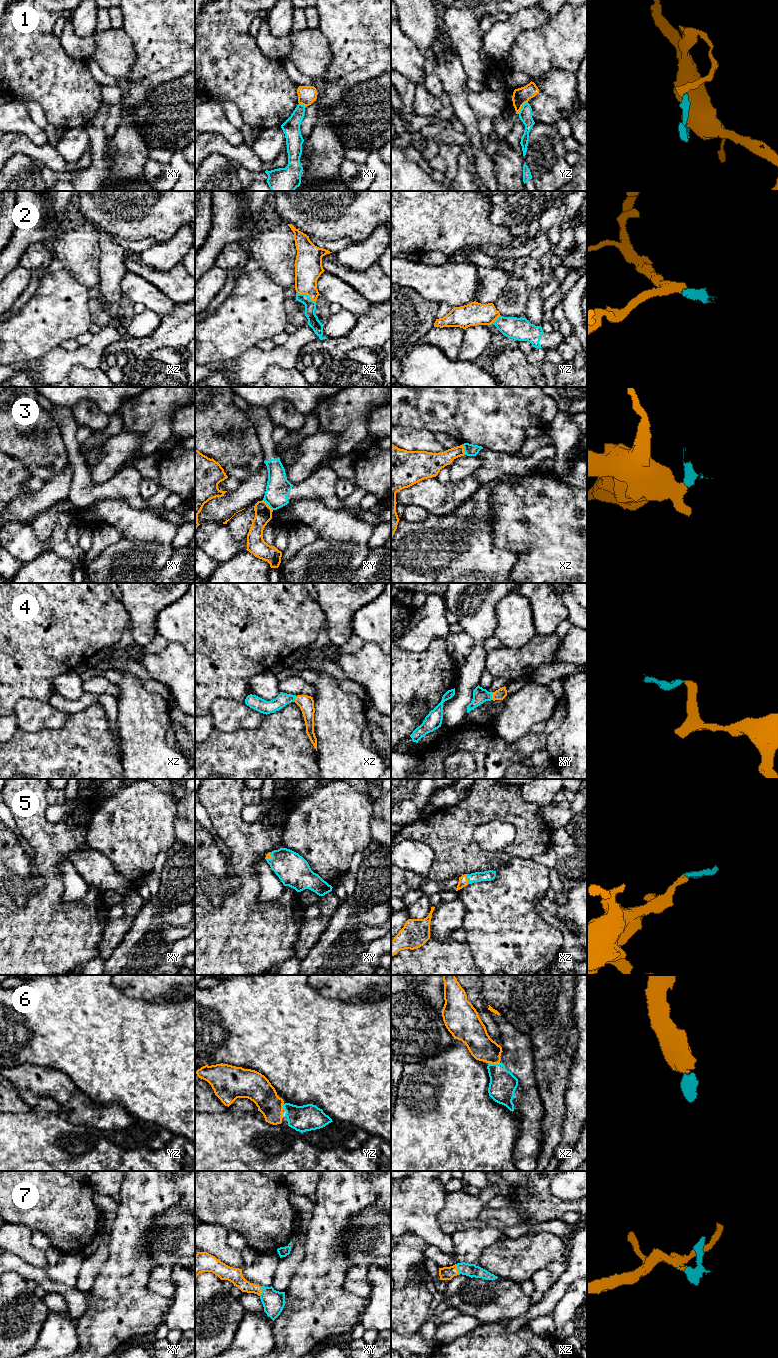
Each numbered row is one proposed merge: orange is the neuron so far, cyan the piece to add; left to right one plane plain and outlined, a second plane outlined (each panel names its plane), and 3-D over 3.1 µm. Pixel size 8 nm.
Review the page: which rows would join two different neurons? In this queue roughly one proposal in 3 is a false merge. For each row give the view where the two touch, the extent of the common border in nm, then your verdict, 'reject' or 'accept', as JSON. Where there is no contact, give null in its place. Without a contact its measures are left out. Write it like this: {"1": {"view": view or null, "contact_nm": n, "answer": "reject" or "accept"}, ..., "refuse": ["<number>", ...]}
{"1": {"view": "yz", "contact_nm": 120, "answer": "reject"}, "2": {"view": "xz", "contact_nm": 170, "answer": "accept"}, "3": {"view": "xy", "contact_nm": 120, "answer": "reject"}, "4": {"view": "xy", "contact_nm": 70, "answer": "accept"}, "5": {"view": "xz", "contact_nm": 80, "answer": "accept"}, "6": {"view": "xz", "contact_nm": 80, "answer": "accept"}, "7": {"view": "xz", "contact_nm": 90, "answer": "accept"}, "refuse": ["1", "3"]}

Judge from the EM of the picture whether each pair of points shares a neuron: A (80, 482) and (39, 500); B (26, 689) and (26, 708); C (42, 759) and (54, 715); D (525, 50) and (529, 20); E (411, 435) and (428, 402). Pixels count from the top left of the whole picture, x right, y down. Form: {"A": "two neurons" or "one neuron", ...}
{"A": "two neurons", "B": "two neurons", "C": "two neurons", "D": "two neurons", "E": "two neurons"}

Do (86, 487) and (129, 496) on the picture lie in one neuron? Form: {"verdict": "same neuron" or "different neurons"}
{"verdict": "same neuron"}

